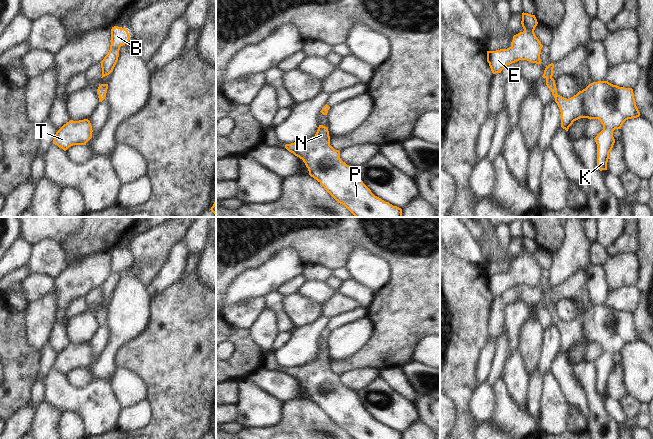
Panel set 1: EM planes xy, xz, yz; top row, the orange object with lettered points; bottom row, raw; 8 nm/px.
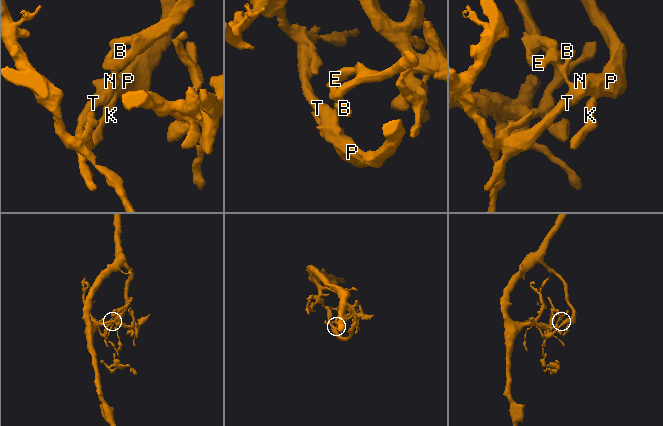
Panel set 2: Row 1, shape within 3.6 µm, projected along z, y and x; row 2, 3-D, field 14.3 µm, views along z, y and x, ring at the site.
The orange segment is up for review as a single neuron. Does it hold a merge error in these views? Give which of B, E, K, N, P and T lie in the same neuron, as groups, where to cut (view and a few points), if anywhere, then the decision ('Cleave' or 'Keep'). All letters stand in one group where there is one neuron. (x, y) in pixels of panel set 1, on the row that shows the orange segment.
Groups: B E K N P T. No split. Keep.

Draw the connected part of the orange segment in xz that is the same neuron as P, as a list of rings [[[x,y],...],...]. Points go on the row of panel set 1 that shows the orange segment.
[[[319,125],[314,137],[286,144],[285,148],[303,160],[309,175],[316,179],[324,189],[340,204],[344,205],[355,217],[402,217],[402,209],[375,196],[360,179],[355,167],[340,159],[340,151],[330,145],[328,128]]]

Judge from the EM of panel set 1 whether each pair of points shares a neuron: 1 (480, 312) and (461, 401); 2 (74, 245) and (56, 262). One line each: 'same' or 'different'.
1: same
2: different

